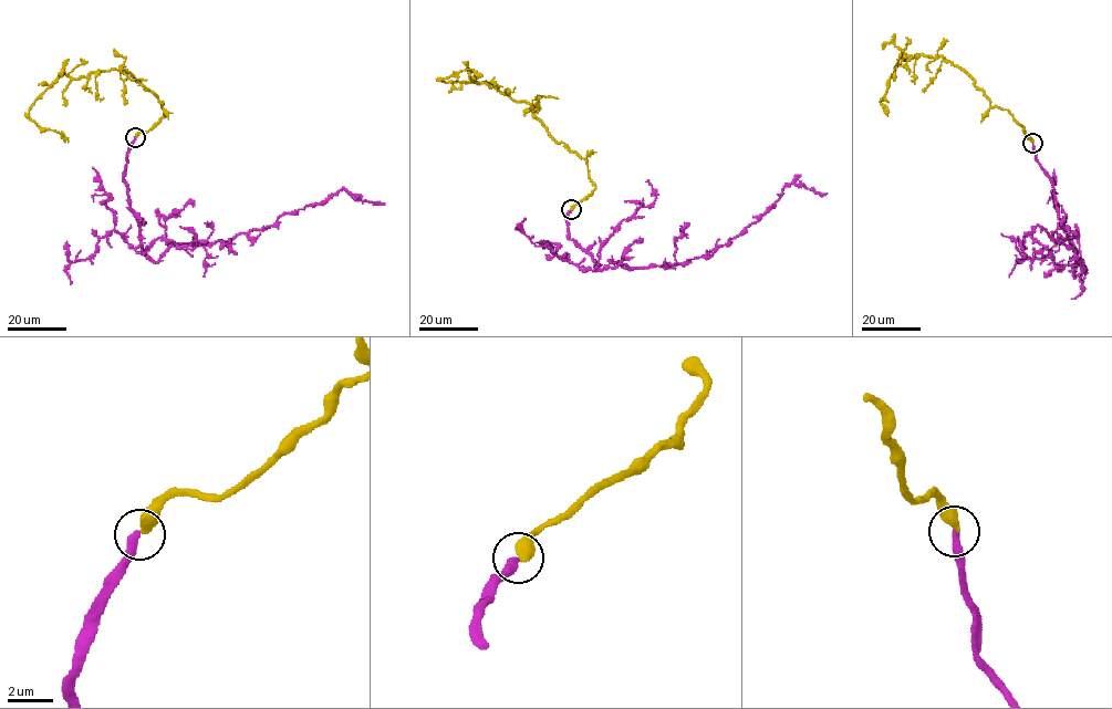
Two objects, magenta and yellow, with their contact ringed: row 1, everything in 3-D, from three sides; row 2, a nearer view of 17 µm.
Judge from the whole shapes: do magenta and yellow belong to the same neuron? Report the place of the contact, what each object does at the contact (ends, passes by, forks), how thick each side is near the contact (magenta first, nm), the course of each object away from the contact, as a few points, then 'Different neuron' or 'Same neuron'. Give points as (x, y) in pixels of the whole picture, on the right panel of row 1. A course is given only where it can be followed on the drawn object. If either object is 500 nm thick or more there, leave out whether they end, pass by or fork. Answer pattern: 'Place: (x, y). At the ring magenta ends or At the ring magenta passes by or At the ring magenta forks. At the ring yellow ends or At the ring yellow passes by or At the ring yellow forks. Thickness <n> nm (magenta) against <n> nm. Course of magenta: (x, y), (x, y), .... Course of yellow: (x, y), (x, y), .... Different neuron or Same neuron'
Place: (1032, 143). At the ring magenta ends. At the ring yellow ends. Thickness 360 nm (magenta) against 400 nm. Course of magenta: (1032, 143), (1071, 240), (1074, 275), (1080, 263), (1085, 270), (1073, 249), (1037, 226), (1032, 237), (1046, 249). Course of yellow: (1032, 143), (1007, 110), (990, 105), (974, 80), (941, 56), (905, 56), (902, 50), (881, 102), (887, 115). Different neuron

